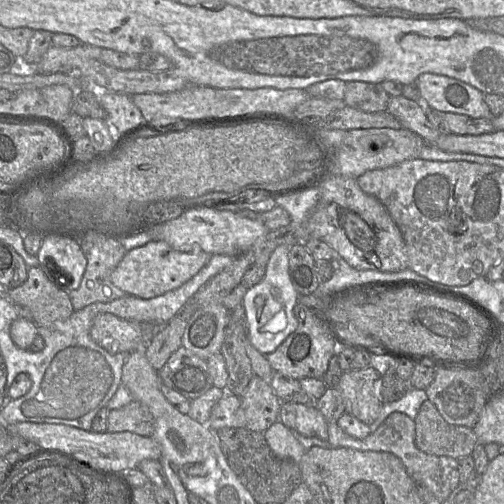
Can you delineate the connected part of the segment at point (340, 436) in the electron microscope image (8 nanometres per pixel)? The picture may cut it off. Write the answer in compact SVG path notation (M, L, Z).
M393 412L376 429L363 439L354 438L345 433L336 422L328 423L328 441L332 448L351 448L359 451L389 452L398 457L407 474L417 484L424 485L440 501L445 501L460 484L458 461L448 456L427 454L415 444L415 421L400 412Z

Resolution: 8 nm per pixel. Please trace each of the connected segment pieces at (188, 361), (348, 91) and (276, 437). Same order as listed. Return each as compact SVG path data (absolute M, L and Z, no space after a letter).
M182 345L158 371L158 376L162 384L189 400L198 398L213 387L207 361Z
M348 82L346 83L344 103L345 106L357 110L375 113L385 112L390 96L380 83Z
M280 420L273 423L263 434L270 449L279 458L300 462L307 451Z

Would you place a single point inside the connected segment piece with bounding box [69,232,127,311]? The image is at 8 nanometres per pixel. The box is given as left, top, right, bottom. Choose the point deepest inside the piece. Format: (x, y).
(103, 254)

